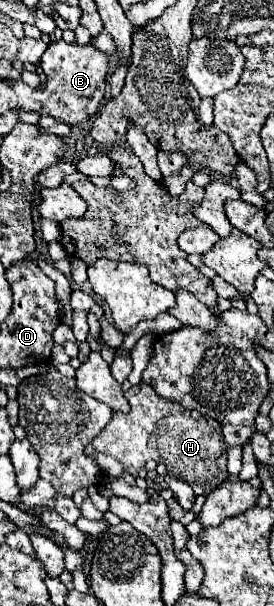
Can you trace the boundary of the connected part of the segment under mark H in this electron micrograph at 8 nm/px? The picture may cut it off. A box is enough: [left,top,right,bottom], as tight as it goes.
[92,383,228,497]

